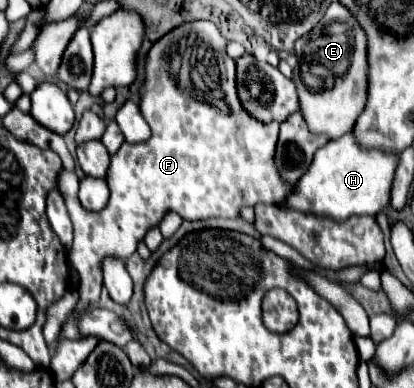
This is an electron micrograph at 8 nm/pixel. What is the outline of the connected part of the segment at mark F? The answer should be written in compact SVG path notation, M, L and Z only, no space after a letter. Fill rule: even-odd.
M200 20L200 22L190 22L190 24L182 24L182 26L180 26L180 28L176 28L176 30L172 30L172 32L170 32L170 34L166 34L166 36L164 36L164 38L162 38L162 40L158 40L158 42L156 42L156 44L154 44L154 46L152 46L152 48L150 48L150 52L148 52L148 62L146 62L146 84L144 84L144 88L146 88L146 90L144 90L144 94L142 94L142 102L140 102L140 110L142 110L142 116L144 116L144 120L146 120L146 122L148 122L148 124L150 124L150 128L152 128L152 138L150 138L150 140L148 140L148 142L144 142L144 144L124 144L124 146L122 146L122 148L120 148L120 150L118 150L118 152L116 152L116 154L114 154L114 156L112 156L112 162L110 162L110 170L108 170L108 188L110 188L110 202L108 202L108 206L106 206L106 208L104 208L104 210L100 210L100 212L84 212L84 210L82 210L82 206L80 206L80 201L79 201L79 199L78 199L78 196L77 196L77 193L78 193L78 187L79 187L79 185L80 185L80 179L79 179L79 178L78 178L78 176L77 176L77 175L76 175L76 174L75 174L75 172L70 172L70 171L68 171L68 170L60 170L60 176L58 176L58 186L56 186L56 190L58 190L58 192L60 192L60 196L62 196L62 198L64 198L64 204L66 204L66 210L68 210L68 214L70 214L70 220L72 220L72 226L74 226L74 246L72 246L72 250L70 250L70 264L72 264L72 268L74 268L74 270L76 270L76 272L78 272L78 274L80 274L80 276L82 276L82 284L80 284L80 302L78 302L78 306L76 306L76 310L74 310L74 312L72 312L72 314L70 314L70 318L68 318L68 320L66 320L66 324L64 324L64 328L62 328L62 334L60 334L60 336L62 336L62 338L66 338L66 340L72 340L72 338L82 338L82 334L80 334L80 332L78 332L78 326L76 326L76 320L78 320L78 316L80 316L80 314L82 314L82 312L84 312L84 310L86 310L86 308L88 308L88 304L90 304L90 302L96 302L96 300L98 300L98 298L100 298L100 290L102 290L102 270L100 270L100 264L102 264L102 260L104 260L104 258L106 258L106 256L118 256L118 258L122 258L122 260L126 260L126 258L130 258L130 256L132 256L132 254L134 254L134 252L136 252L136 248L138 248L138 242L140 242L140 240L142 240L142 238L144 238L144 236L146 236L146 232L148 232L148 230L150 230L150 228L154 228L154 226L158 226L158 224L160 224L160 220L162 220L162 218L164 218L164 214L166 214L166 212L170 212L170 210L172 210L172 212L176 212L176 214L180 214L180 216L182 216L182 218L184 218L184 220L206 220L206 218L238 218L238 210L240 210L240 208L242 208L242 206L254 206L254 204L258 204L258 202L262 202L262 204L274 204L274 206L282 206L282 204L284 204L284 202L286 202L286 198L288 198L288 196L290 196L290 194L292 194L292 192L294 192L294 184L288 184L288 182L282 182L282 176L280 176L280 174L278 174L278 166L276 166L276 162L274 162L274 150L276 150L276 142L278 142L278 124L276 124L276 122L272 122L272 124L262 124L262 122L258 122L258 120L254 120L254 118L250 118L250 114L246 114L246 112L244 112L244 108L242 108L242 106L240 106L240 100L238 100L238 94L236 94L236 80L234 80L234 76L236 76L236 64L234 64L234 60L232 60L232 58L228 58L228 56L226 56L226 38L224 38L224 36L222 36L222 34L220 34L220 30L218 30L218 28L216 28L216 24L212 24L212 22L208 22L208 20ZM200 38L206 38L206 42L210 42L210 46L214 46L214 50L218 50L218 64L216 64L216 56L214 56L214 50L212 50L212 48L208 48L208 46L206 46L206 44L204 44L204 42L202 42L202 40L200 40ZM166 46L170 46L170 74L166 74L166 62L162 62L162 58L166 58ZM218 66L222 66L222 92L220 92L220 94L222 94L222 102L226 102L226 108L228 108L228 114L226 114L226 112L222 112L222 110L218 110L218 106L206 106L206 102L194 102L194 98L190 98L190 94L196 94L196 96L200 96L200 94L202 94L202 92L200 92L200 90L202 90L202 88L204 88L204 90L206 90L206 86L210 86L210 88L212 88L212 84L218 84L218 82L220 82L220 70L218 70Z

